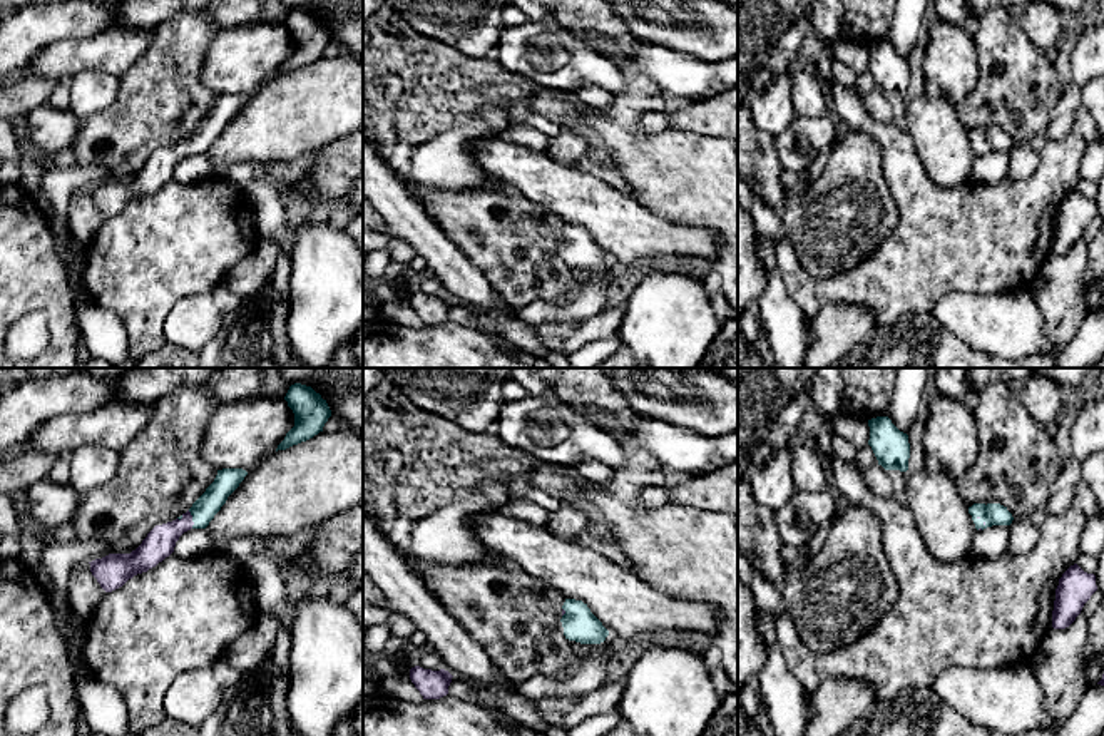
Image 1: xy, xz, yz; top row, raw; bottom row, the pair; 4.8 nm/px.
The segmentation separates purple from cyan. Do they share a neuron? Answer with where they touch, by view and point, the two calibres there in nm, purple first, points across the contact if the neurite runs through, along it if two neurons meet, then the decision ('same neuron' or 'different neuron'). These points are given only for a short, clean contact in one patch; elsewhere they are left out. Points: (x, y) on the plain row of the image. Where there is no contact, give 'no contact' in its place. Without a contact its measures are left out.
meets purple in xy at (191, 144); 140 nm thick on the purple side, 120 nm on the other; runs through xy (161, 166), (191, 144), (203, 136); same neuron

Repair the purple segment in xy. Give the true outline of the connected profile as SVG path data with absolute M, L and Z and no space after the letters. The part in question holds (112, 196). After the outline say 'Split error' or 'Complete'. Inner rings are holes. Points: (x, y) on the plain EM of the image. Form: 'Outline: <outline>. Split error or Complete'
Outline: M243 94L217 95L214 107L172 147L156 151L130 179L109 179L90 189L90 197L105 217L122 212L137 199L147 197L174 177L179 162L191 154L206 154L227 122L248 100Z. Split error

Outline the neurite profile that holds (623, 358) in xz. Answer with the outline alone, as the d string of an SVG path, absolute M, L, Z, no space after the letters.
M621 346L611 358L594 368L641 368L627 346Z

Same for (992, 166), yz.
M992 151L979 156L970 181L994 184L1009 174L1010 151Z

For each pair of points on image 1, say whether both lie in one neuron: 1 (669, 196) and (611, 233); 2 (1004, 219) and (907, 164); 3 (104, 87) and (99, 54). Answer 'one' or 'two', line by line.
1: two
2: one
3: two

